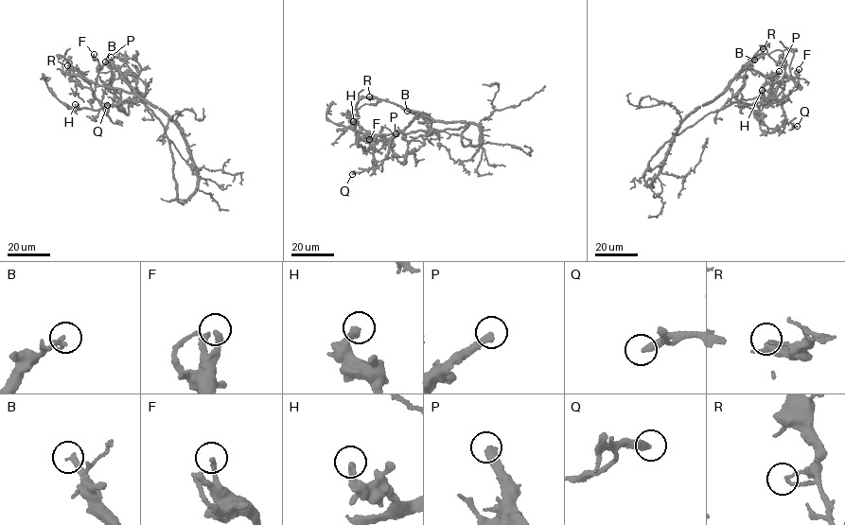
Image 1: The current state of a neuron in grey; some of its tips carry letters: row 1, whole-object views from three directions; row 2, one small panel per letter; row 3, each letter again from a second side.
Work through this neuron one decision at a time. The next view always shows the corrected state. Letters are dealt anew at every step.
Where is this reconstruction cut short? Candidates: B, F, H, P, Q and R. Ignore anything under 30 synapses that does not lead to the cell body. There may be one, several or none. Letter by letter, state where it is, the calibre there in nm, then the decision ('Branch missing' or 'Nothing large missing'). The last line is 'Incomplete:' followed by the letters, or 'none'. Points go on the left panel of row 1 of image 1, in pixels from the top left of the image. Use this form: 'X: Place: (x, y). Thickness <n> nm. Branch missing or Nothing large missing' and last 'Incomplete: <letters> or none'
B: Place: (105, 61). Thickness 220 nm. Branch missing
F: Place: (94, 54). Thickness 240 nm. Nothing large missing
H: Place: (75, 104). Thickness 320 nm. Nothing large missing
P: Place: (111, 57). Thickness 360 nm. Branch missing
Q: Place: (107, 105). Thickness 360 nm. Nothing large missing
R: Place: (67, 65). Thickness 110 nm. Nothing large missing
Incomplete: B, P

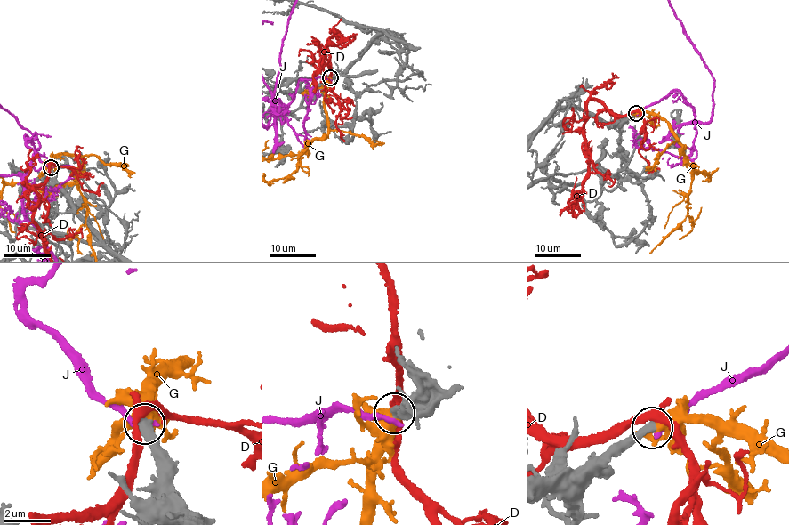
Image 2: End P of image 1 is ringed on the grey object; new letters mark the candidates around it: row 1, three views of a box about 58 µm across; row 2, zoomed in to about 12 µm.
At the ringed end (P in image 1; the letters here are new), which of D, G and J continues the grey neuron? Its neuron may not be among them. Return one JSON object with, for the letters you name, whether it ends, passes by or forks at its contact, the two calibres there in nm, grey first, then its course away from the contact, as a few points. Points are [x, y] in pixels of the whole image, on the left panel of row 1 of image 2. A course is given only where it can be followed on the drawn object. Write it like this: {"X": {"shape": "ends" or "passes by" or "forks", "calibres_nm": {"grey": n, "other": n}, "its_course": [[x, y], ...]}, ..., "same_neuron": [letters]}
{"G": {"shape": "ends", "calibres_nm": {"grey": 380, "other": 600}, "its_course": [[51, 167], [62, 152], [82, 157], [76, 180], [57, 189], [4, 186], [1, 208], [14, 233]]}, "same_neuron": ["G"]}

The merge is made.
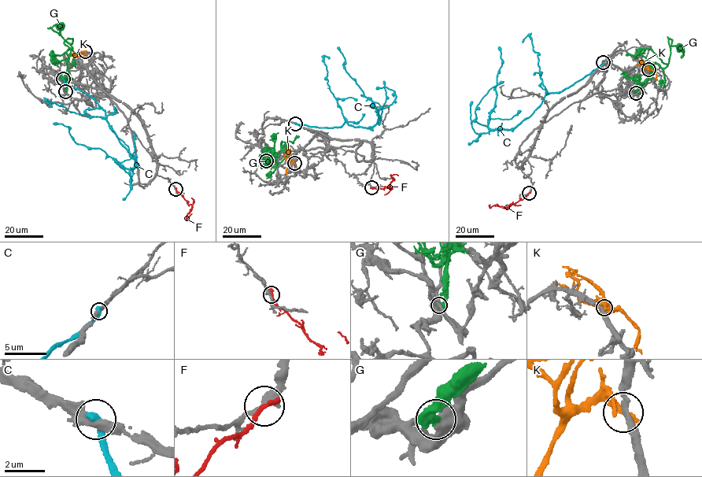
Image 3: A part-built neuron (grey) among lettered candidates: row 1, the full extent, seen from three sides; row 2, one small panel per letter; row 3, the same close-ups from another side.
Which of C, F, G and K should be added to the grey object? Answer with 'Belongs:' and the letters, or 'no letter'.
Belongs: no letter

